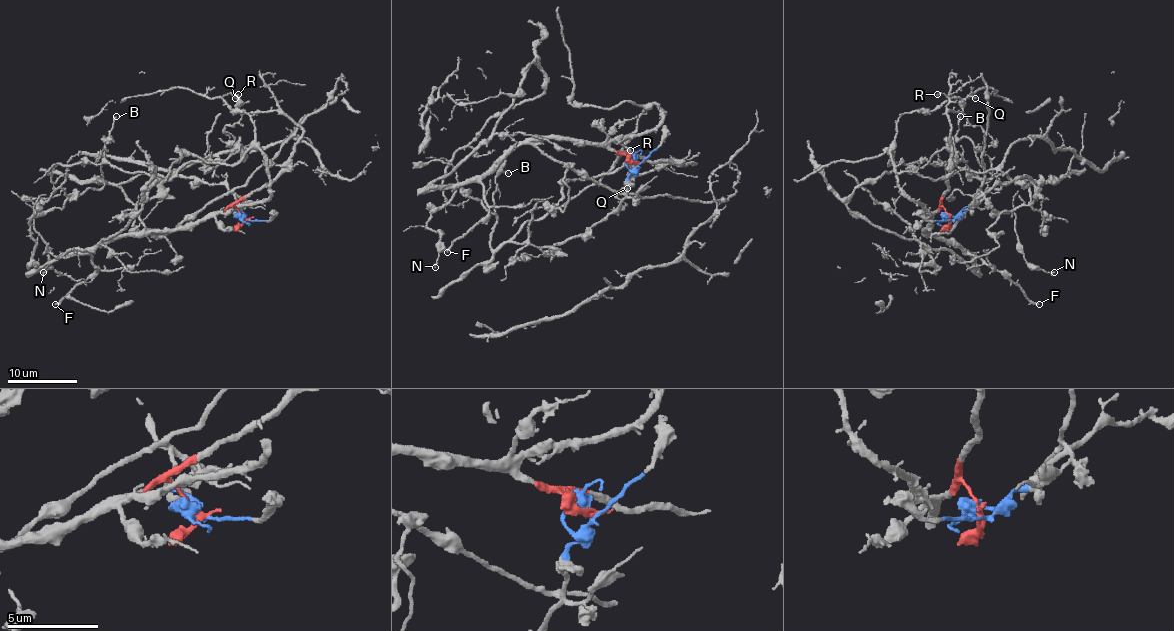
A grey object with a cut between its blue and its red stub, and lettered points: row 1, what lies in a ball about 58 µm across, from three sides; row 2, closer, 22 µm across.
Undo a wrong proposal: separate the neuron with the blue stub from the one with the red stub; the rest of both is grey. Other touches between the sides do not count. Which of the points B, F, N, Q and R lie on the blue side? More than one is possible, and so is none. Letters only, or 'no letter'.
B, N

